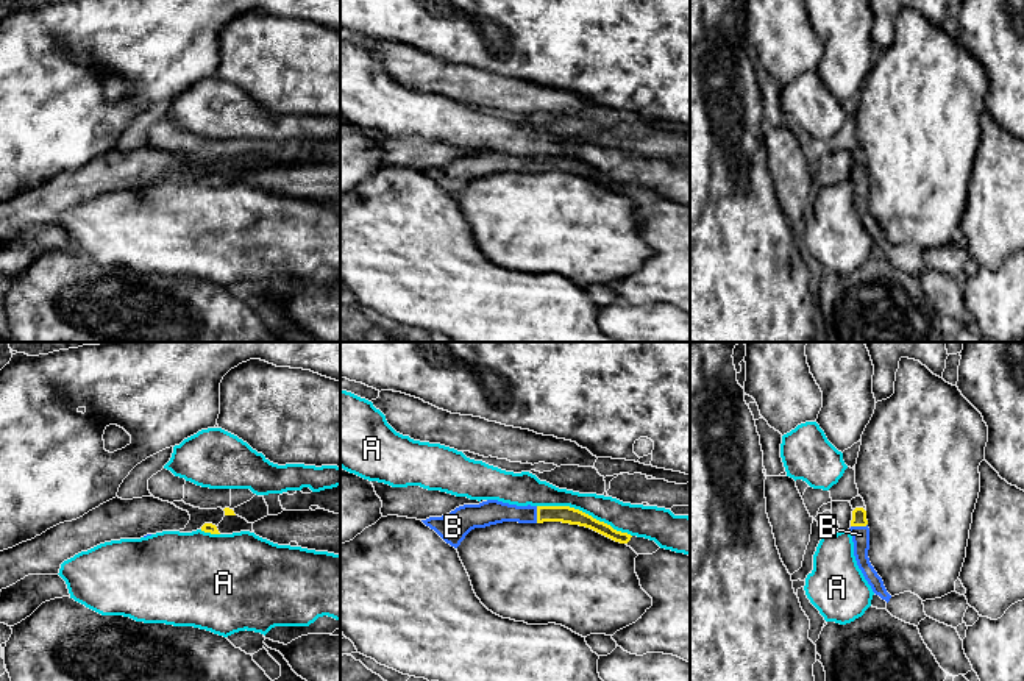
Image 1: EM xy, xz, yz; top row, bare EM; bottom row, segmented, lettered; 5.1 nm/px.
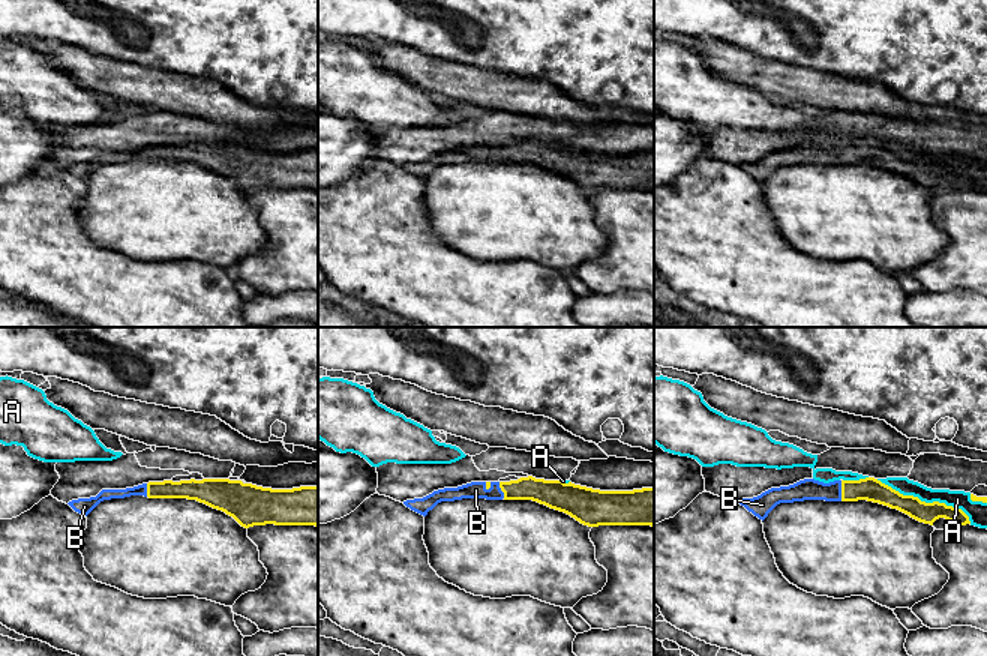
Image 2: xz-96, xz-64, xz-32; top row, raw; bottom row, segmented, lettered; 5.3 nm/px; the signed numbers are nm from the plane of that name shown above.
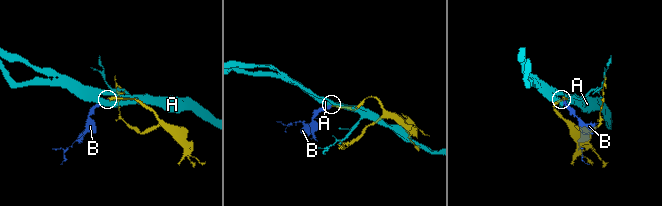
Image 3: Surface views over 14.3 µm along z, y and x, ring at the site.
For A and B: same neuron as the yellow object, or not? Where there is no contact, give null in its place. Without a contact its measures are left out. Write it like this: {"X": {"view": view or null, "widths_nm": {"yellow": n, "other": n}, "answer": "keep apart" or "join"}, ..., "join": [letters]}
{"A": {"view": "xz", "widths_nm": {"yellow": 90, "other": 150}, "answer": "keep apart"}, "B": {"view": "xz", "widths_nm": {"yellow": 90, "other": 130}, "answer": "join"}, "join": ["B"]}

